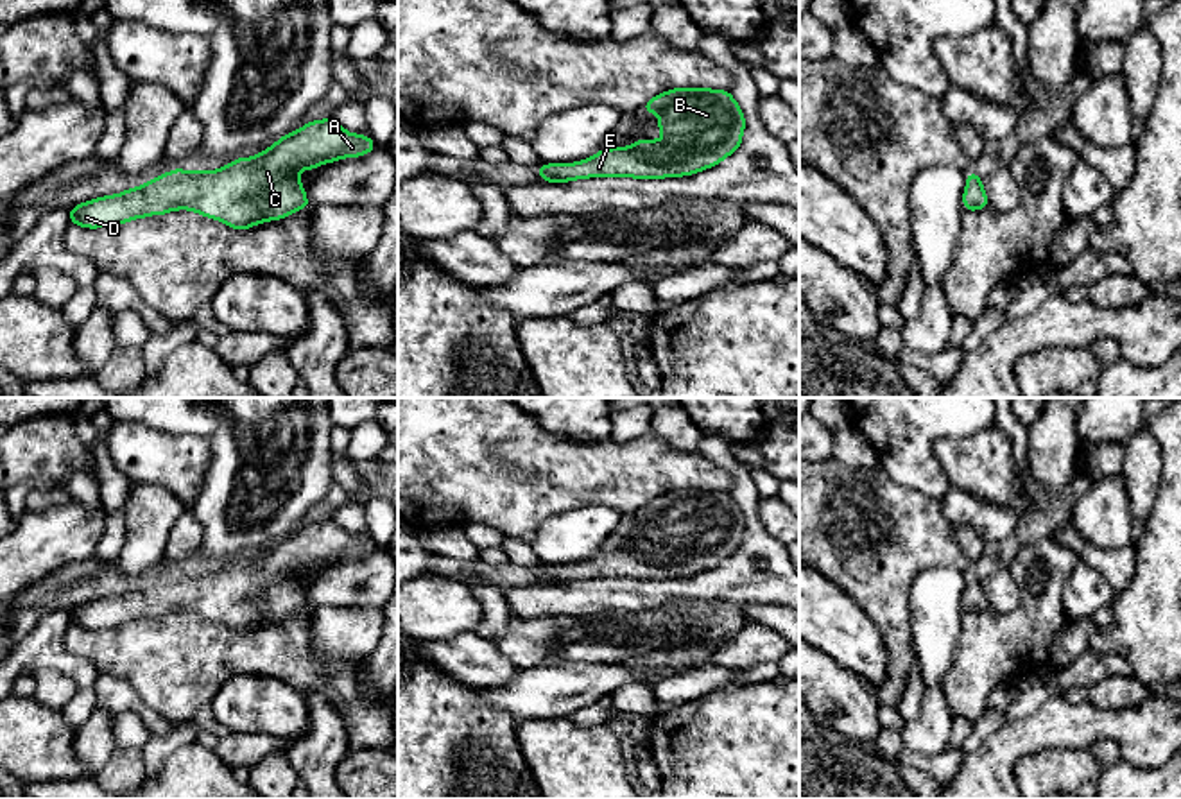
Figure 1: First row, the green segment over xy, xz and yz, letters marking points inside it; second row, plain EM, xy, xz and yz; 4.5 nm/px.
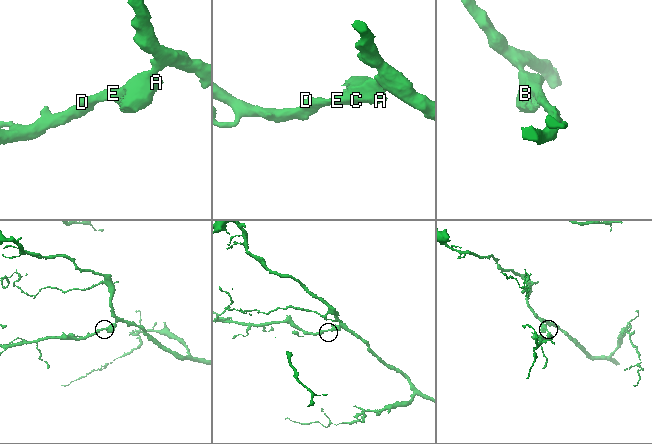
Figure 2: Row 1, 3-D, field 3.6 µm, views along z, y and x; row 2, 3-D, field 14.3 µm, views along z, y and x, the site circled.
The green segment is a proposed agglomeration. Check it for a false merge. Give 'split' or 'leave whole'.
leave whole

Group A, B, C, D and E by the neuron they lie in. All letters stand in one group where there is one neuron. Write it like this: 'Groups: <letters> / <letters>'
Groups: A B C D E

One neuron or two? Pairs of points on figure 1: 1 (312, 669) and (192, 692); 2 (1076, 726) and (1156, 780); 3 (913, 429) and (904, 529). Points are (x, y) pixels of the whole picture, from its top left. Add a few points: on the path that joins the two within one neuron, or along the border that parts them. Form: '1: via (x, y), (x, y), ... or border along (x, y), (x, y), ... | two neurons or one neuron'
1: via (282, 660), (223, 661) | one neuron
2: border along (1120, 758), (1137, 765), (1162, 765) | two neurons
3: border along (879, 466), (895, 482), (918, 489), (938, 502) | two neurons

